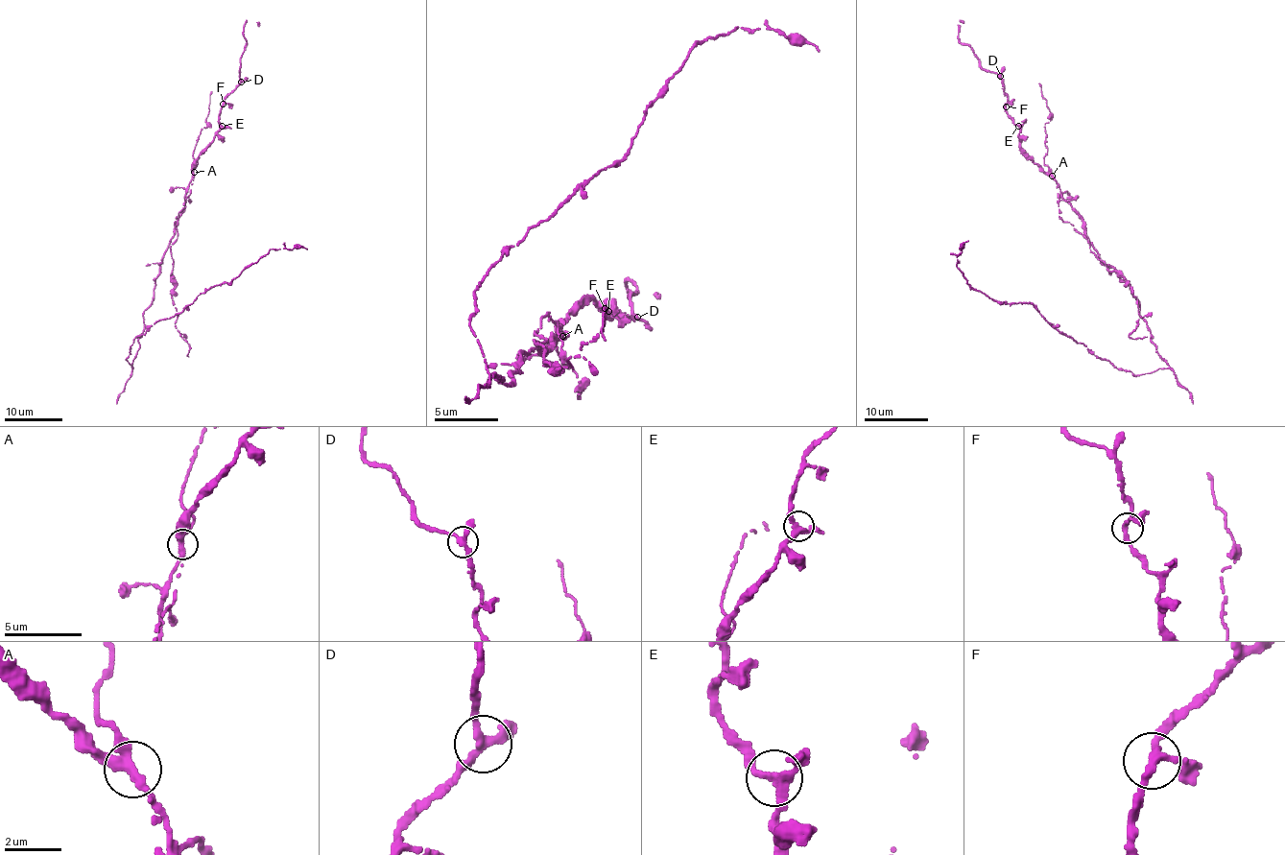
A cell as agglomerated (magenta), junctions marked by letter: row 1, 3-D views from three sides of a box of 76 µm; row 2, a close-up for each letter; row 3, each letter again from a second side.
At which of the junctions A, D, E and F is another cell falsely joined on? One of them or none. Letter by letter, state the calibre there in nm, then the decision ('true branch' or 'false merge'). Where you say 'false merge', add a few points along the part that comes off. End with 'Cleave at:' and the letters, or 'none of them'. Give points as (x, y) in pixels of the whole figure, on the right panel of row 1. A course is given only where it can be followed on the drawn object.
A: calibre 320 nm; false merge; course (1053, 175), (1060, 218), (1130, 286), (1140, 317), (1129, 336), (1147, 336)
D: calibre 280 nm; true branch
E: calibre 280 nm; true branch
F: calibre 280 nm; true branch
Cleave at: A

